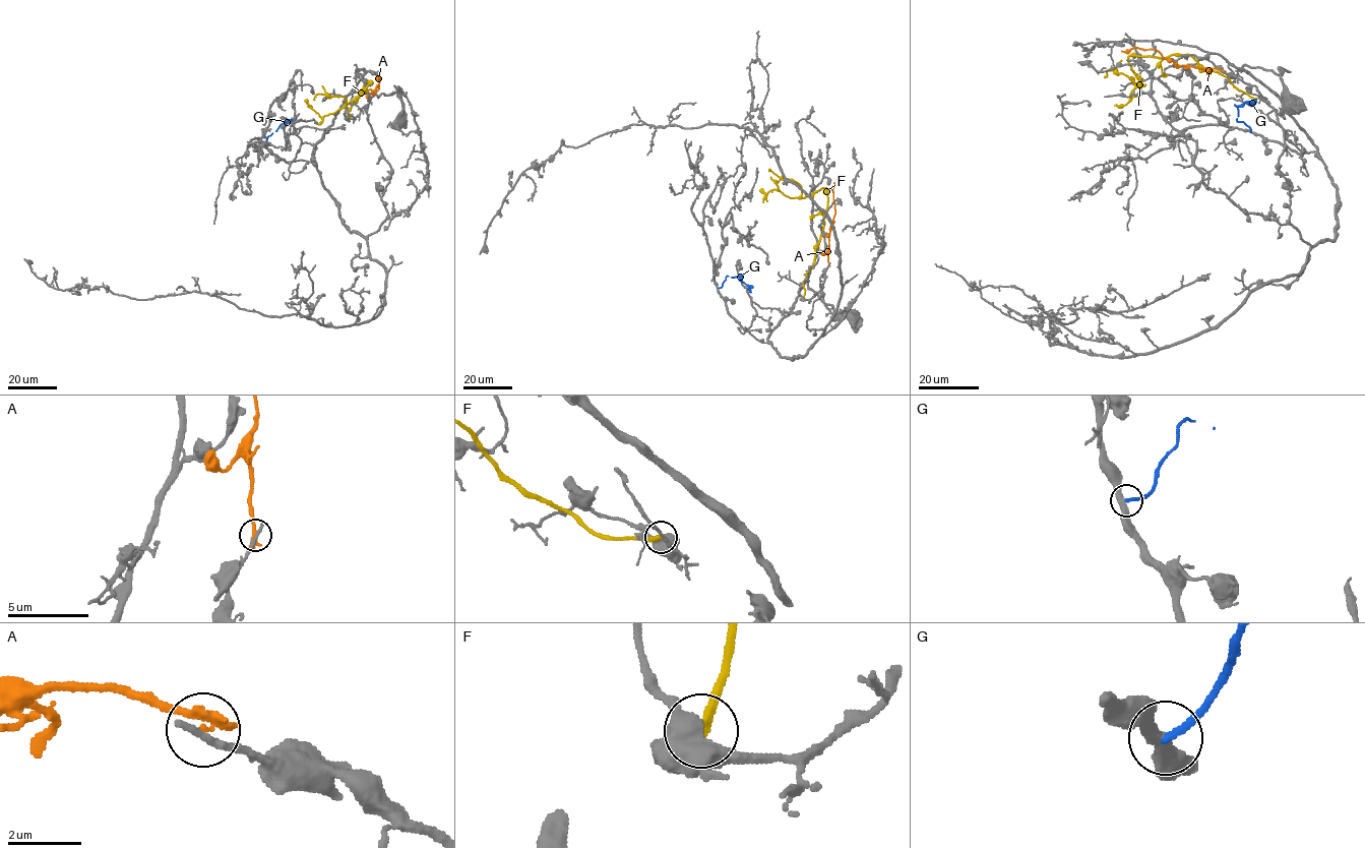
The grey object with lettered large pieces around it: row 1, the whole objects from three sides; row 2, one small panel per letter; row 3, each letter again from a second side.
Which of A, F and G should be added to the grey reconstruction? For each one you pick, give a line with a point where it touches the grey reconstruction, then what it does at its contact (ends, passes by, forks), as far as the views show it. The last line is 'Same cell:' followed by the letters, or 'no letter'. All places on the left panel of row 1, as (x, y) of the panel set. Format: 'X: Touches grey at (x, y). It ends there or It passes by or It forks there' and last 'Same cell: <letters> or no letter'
Same cell: no letter

